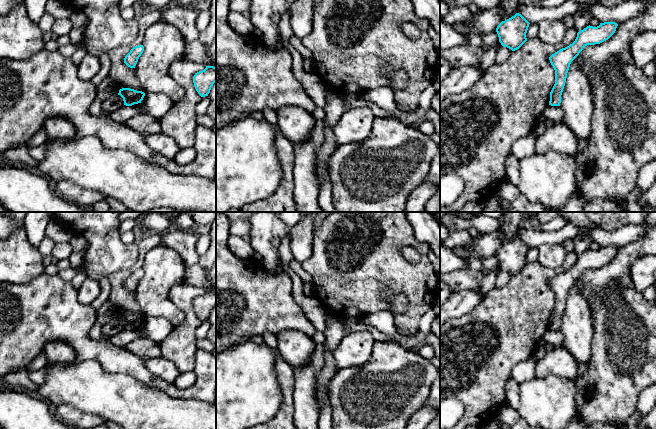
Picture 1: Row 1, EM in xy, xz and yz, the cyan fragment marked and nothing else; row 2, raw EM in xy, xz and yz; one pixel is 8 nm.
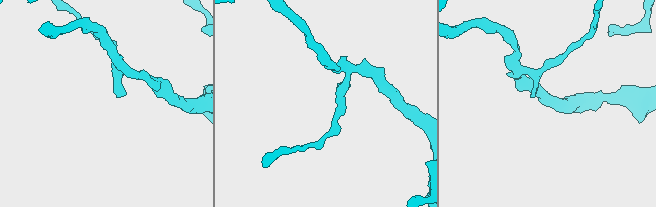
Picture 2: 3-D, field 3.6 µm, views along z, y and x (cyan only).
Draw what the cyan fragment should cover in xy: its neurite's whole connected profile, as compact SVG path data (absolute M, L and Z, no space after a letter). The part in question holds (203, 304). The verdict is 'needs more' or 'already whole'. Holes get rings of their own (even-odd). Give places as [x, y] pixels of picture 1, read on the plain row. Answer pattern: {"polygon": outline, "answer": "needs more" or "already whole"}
{"polygon": "M206 290L204 294L197 296L193 301L195 313L201 321L208 320L215 306L216 291L214 290Z", "answer": "already whole"}

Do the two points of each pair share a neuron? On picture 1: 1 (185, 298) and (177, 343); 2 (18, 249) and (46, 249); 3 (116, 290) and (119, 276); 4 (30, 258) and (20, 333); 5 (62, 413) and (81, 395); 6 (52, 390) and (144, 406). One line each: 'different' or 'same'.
1: same
2: different
3: same
4: different
5: different
6: same

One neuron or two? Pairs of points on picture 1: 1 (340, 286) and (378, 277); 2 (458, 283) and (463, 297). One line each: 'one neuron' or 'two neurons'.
1: one neuron
2: two neurons

